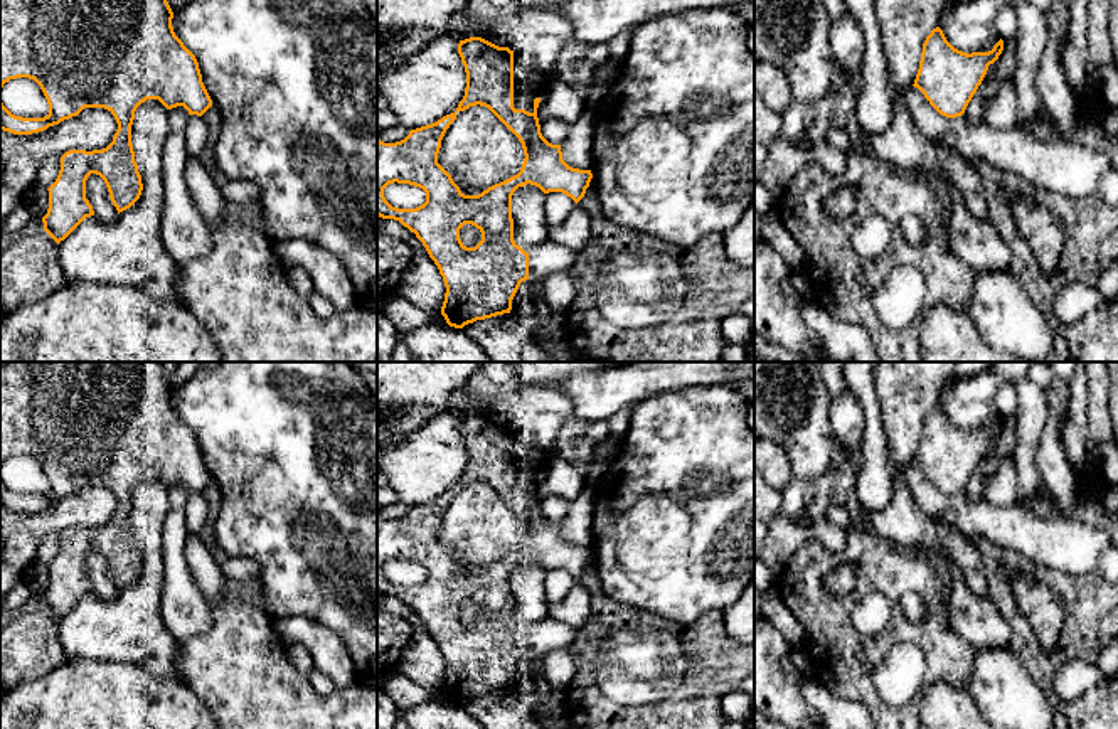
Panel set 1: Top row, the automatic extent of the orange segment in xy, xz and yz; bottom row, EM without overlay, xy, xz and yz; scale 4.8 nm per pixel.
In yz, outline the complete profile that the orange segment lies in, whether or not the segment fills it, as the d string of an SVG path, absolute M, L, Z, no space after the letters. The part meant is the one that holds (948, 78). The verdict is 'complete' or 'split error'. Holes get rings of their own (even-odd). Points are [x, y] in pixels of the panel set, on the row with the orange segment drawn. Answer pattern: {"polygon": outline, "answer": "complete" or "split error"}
{"polygon": "M940 27L923 44L919 69L914 79L929 104L946 118L961 116L982 84L988 66L1004 51L1000 39L988 52L961 52L955 49Z", "answer": "complete"}

